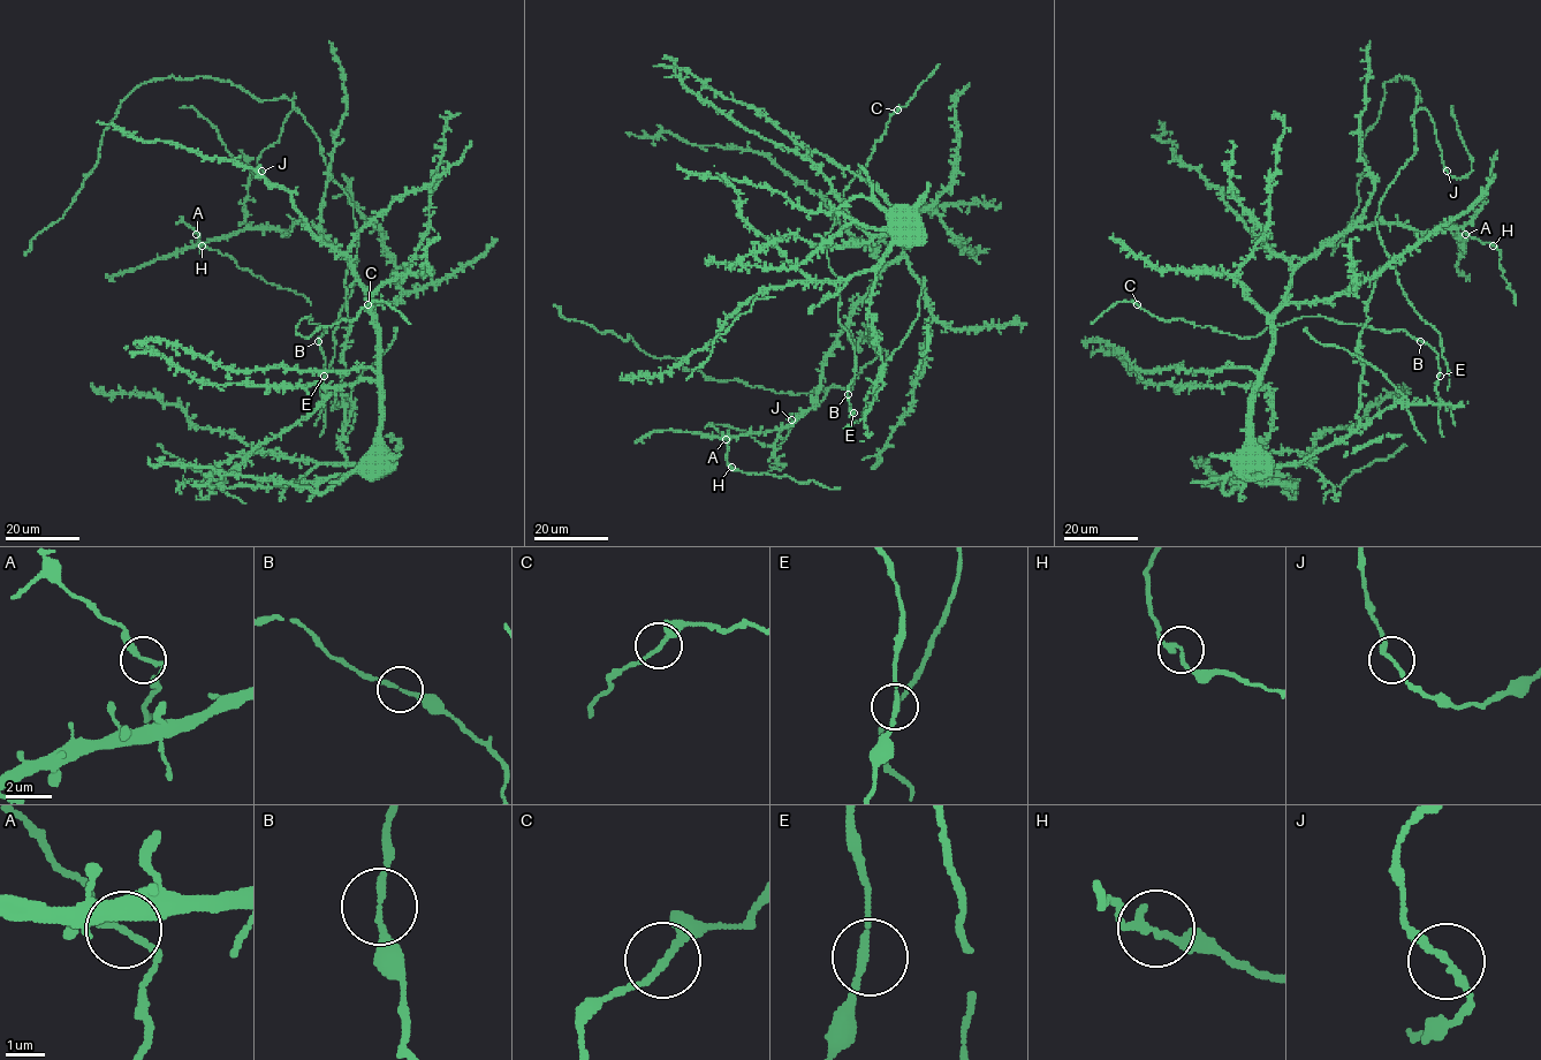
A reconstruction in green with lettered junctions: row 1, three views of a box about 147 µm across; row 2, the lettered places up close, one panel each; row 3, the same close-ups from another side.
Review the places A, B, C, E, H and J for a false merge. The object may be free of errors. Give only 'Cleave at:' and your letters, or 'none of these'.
Cleave at: none of these

